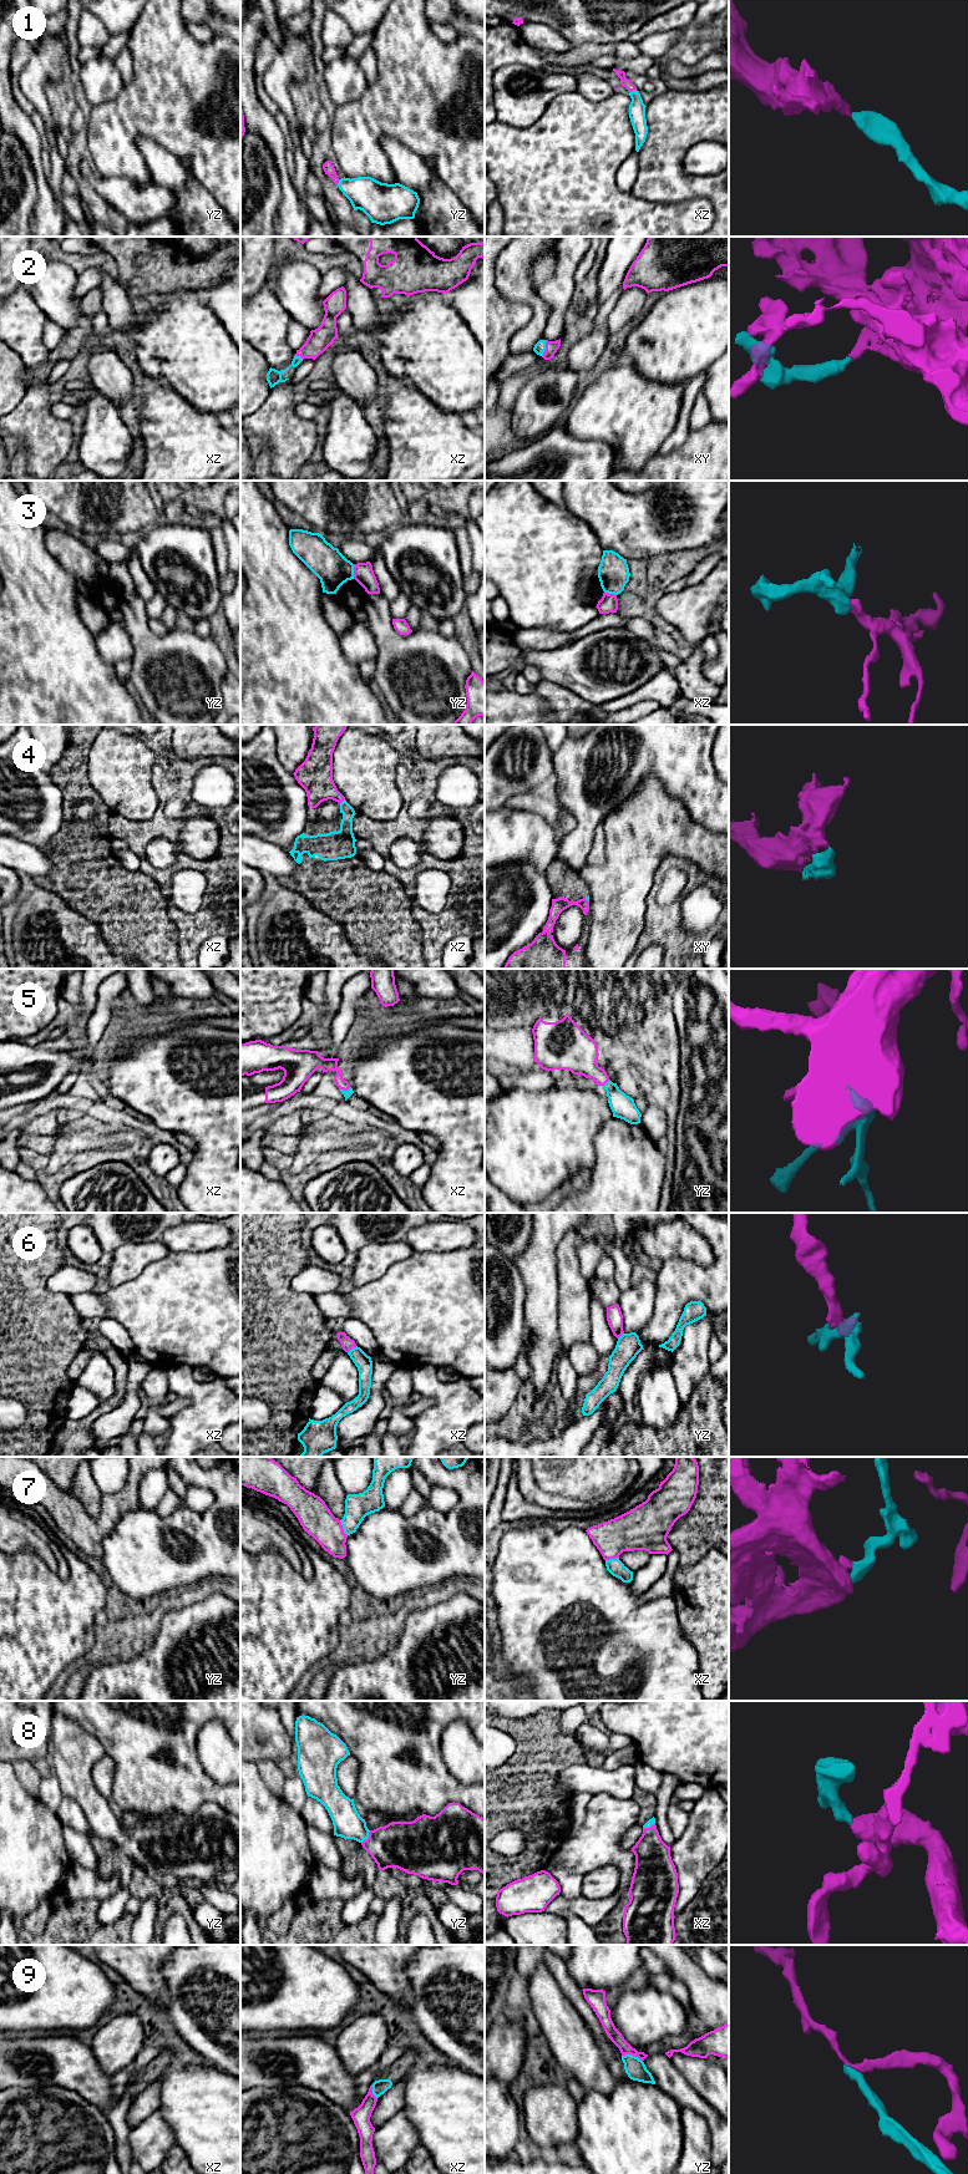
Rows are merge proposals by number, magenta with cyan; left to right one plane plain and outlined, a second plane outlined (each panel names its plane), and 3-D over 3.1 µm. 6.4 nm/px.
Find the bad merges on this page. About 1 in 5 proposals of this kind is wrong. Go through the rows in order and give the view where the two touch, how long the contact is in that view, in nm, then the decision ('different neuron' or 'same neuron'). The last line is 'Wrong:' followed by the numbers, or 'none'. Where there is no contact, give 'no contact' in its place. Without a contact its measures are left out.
1: meets magenta in xz; contact 50 nm long; same neuron
2: meets magenta in xy; contact 110 nm long; same neuron
3: meets magenta in yz; contact 100 nm long; different neuron
4: meets magenta in xz; contact 50 nm long; same neuron
5: meets magenta in yz; contact 60 nm long; same neuron
6: meets magenta in xz; contact 80 nm long; different neuron
7: meets magenta in yz; contact 120 nm long; same neuron
8: meets magenta in yz; contact 110 nm long; same neuron
9: meets magenta in yz; contact 140 nm long; same neuron
Wrong: 3, 6

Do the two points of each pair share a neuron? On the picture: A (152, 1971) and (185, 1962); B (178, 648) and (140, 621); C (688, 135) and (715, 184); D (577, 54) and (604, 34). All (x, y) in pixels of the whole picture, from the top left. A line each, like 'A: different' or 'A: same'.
A: different
B: same
C: same
D: different

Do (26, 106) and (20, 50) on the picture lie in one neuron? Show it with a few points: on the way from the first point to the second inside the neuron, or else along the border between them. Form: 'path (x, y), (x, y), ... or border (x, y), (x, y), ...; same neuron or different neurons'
path (18, 92), (15, 87), (16, 64); same neuron

